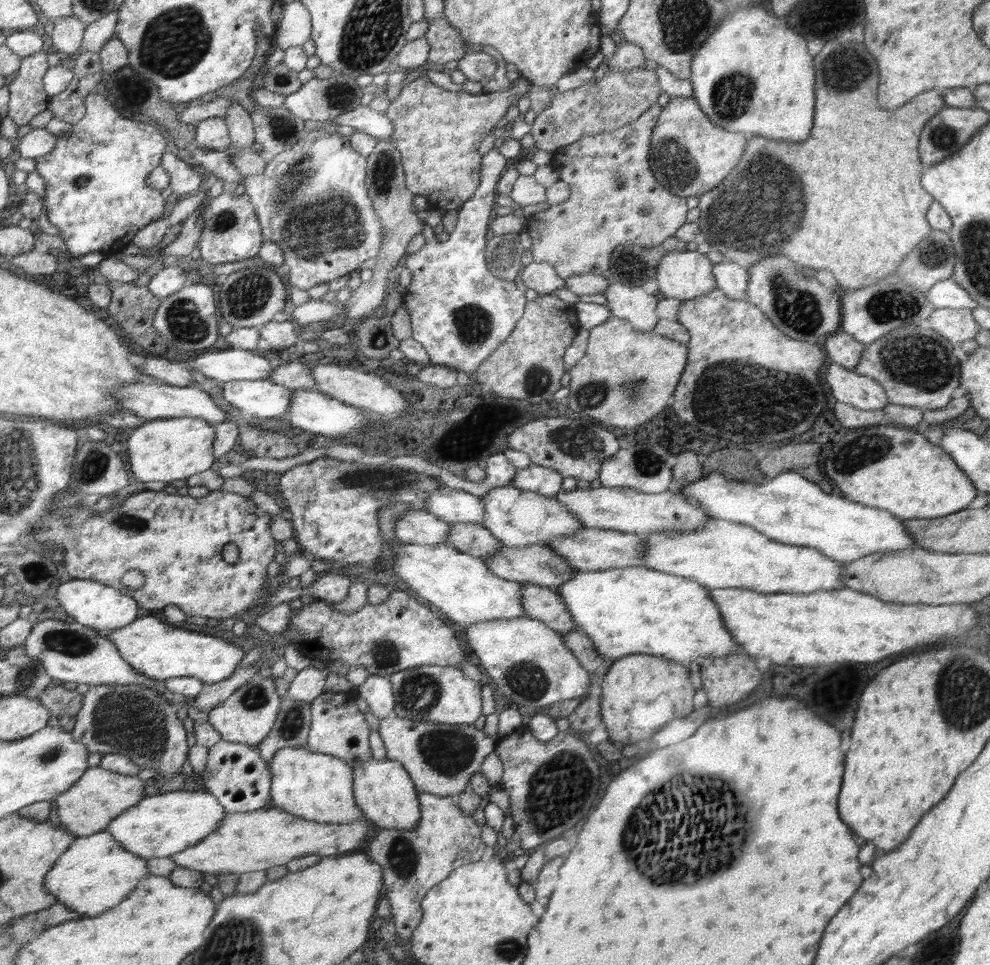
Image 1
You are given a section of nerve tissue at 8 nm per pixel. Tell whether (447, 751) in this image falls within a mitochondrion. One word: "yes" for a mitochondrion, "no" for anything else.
yes

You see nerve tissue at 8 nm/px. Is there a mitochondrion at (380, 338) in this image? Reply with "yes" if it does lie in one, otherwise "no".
yes

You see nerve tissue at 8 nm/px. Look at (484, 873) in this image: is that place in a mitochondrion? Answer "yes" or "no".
no

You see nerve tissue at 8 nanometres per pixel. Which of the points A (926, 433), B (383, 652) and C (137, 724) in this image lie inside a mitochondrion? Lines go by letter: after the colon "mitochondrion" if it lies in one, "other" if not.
A: other
B: mitochondrion
C: mitochondrion

